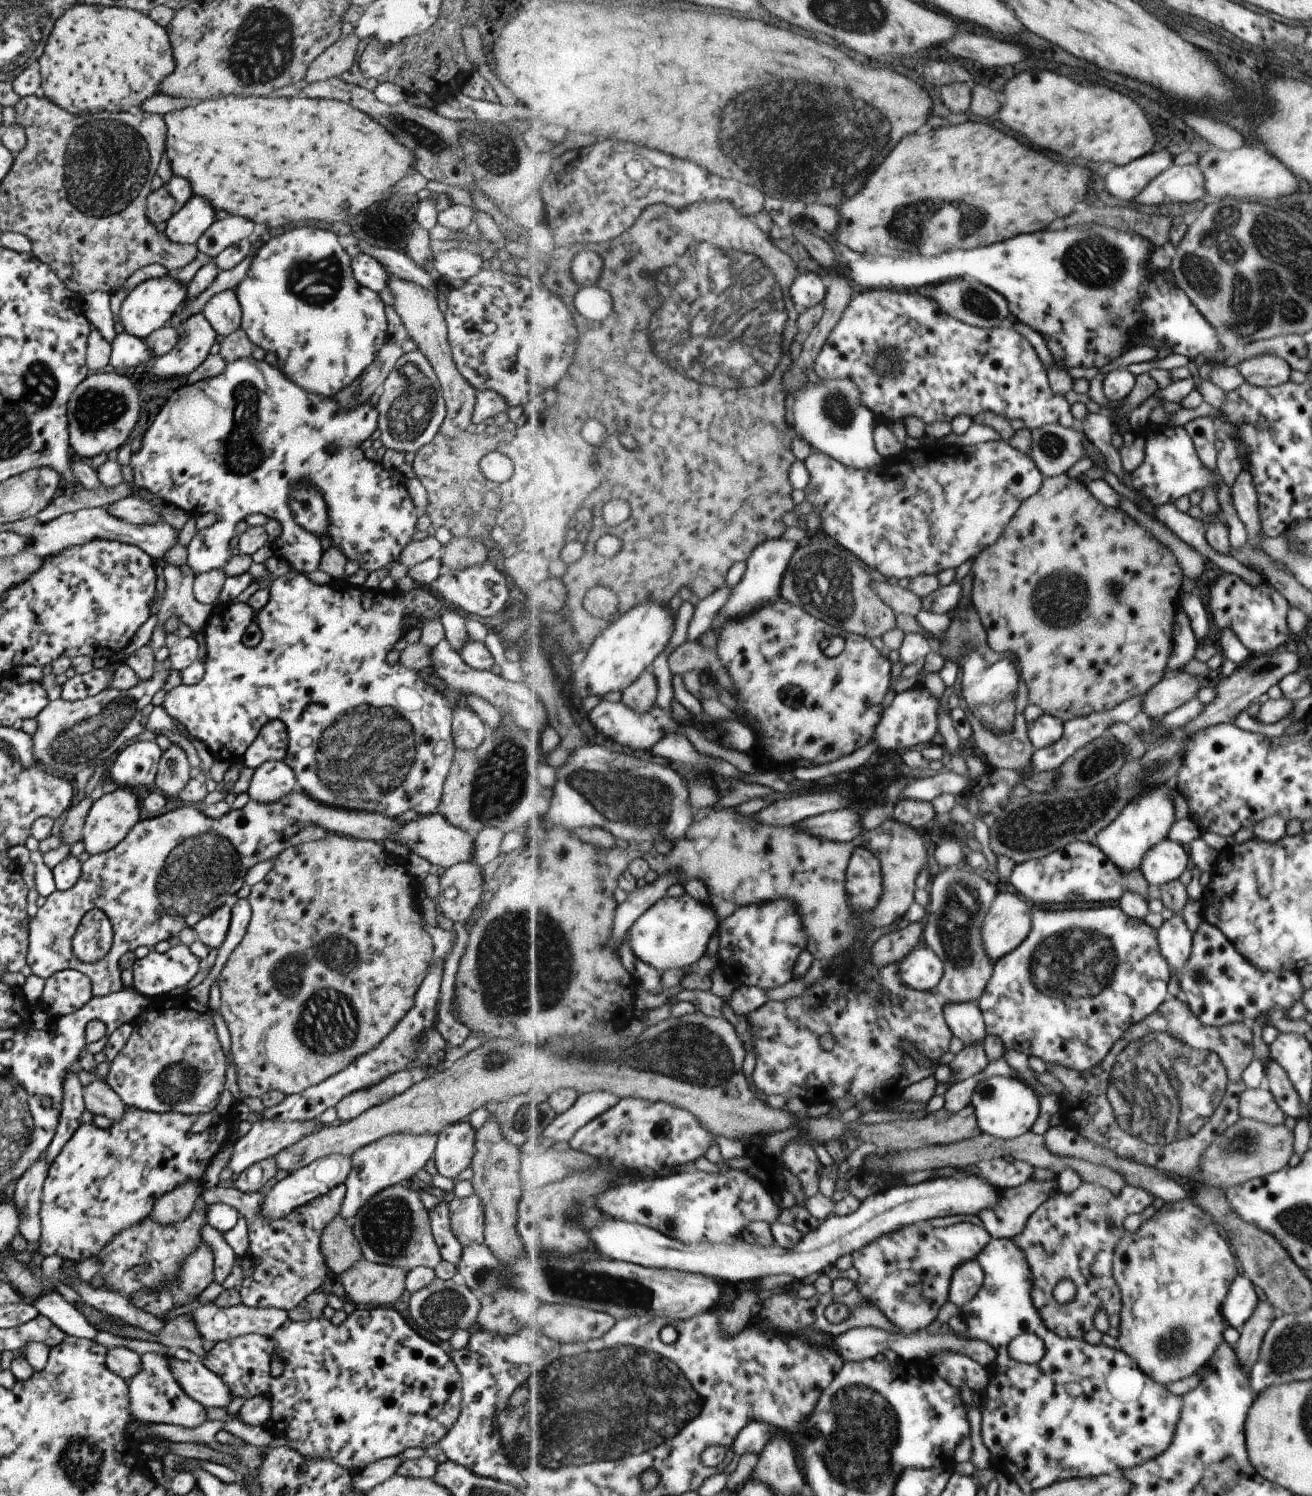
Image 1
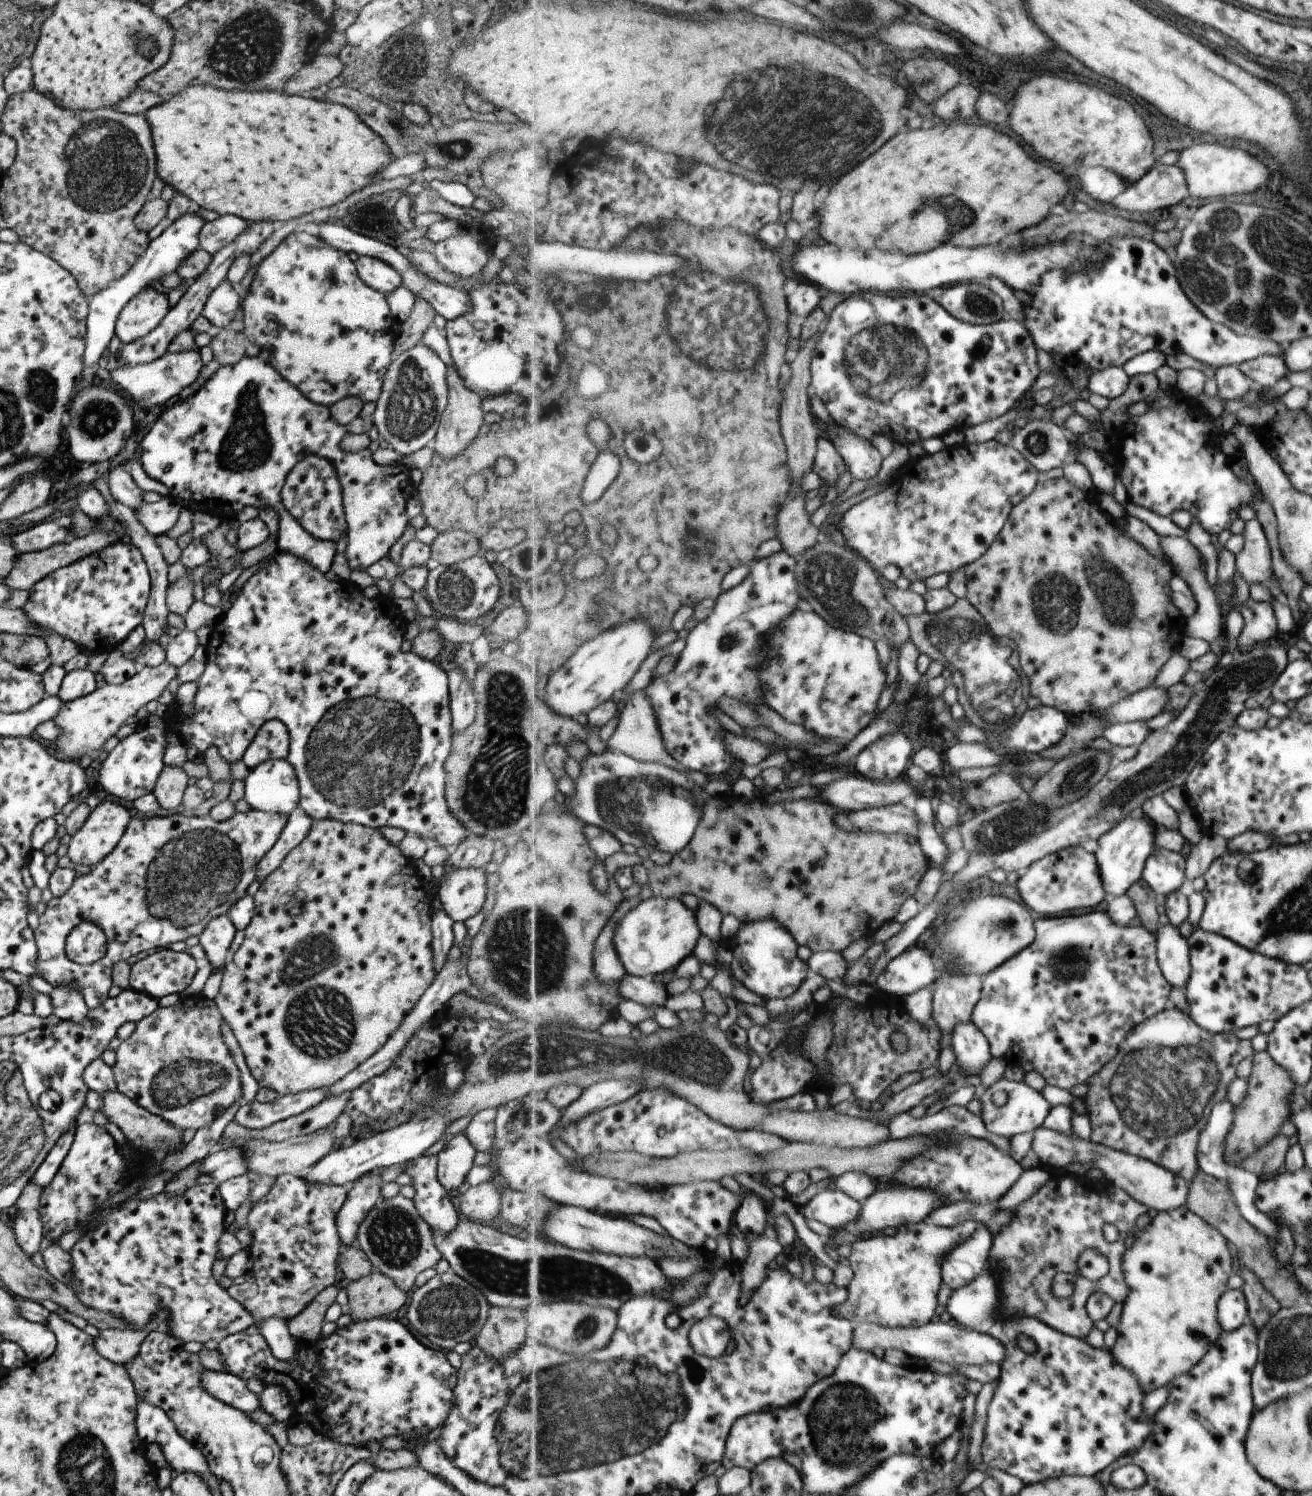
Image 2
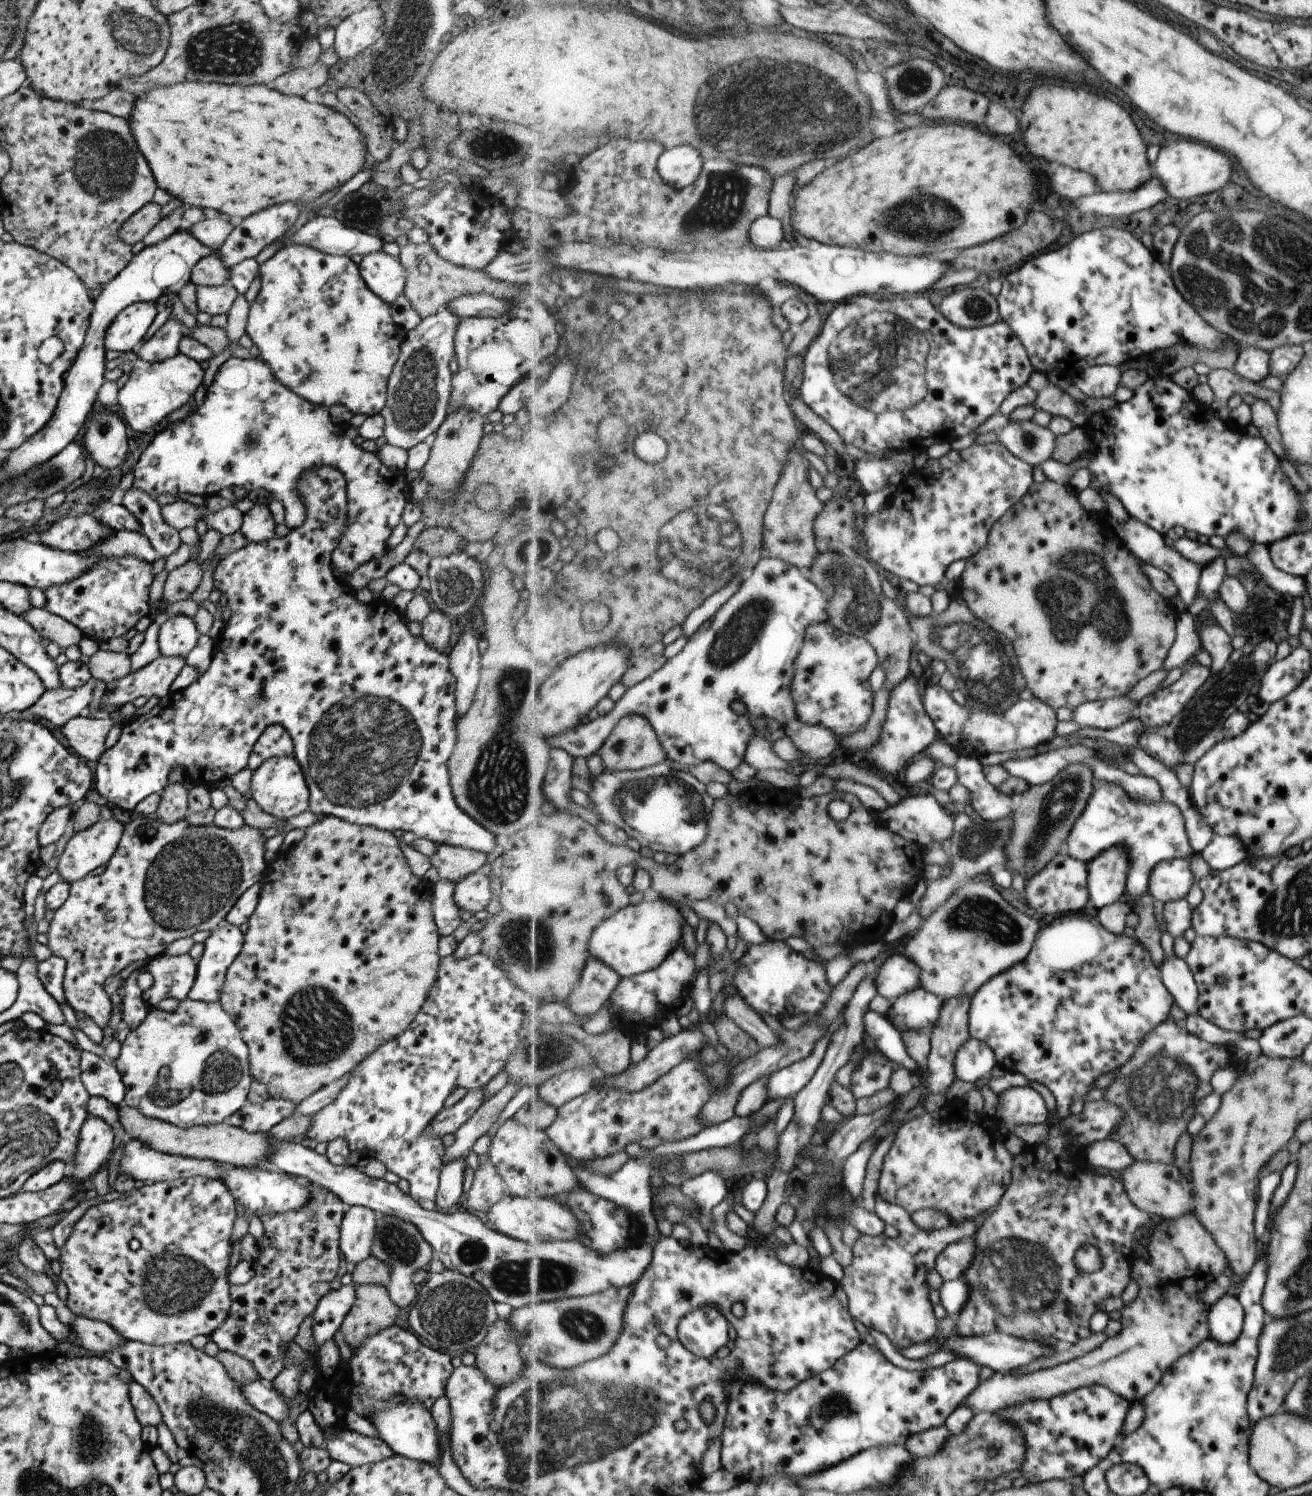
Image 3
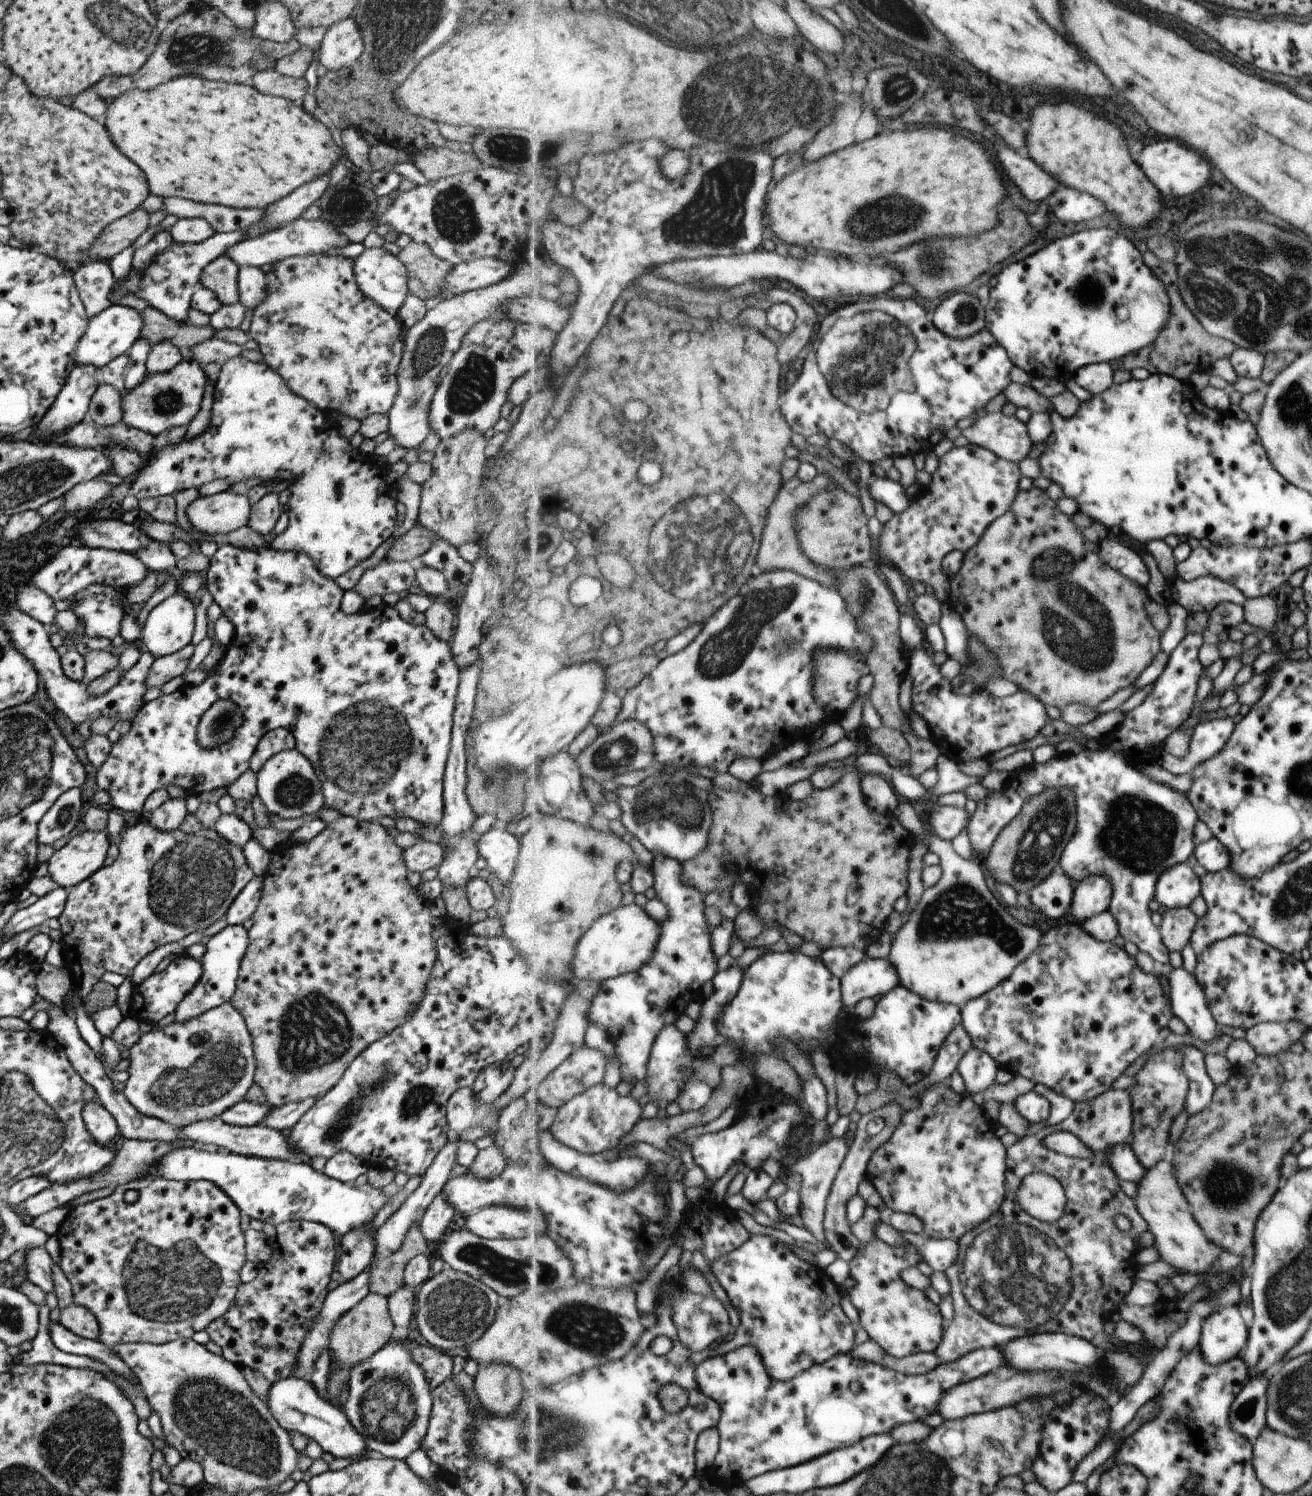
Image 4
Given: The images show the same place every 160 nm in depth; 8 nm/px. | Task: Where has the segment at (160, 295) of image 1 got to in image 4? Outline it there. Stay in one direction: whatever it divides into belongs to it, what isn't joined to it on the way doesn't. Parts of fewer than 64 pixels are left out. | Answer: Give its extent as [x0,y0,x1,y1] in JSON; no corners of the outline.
[73,304,141,368]

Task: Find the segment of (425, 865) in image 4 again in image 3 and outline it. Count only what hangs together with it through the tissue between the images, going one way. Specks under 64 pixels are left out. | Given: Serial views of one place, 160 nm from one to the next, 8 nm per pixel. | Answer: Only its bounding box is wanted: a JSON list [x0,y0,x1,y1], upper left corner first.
[428,845,485,881]

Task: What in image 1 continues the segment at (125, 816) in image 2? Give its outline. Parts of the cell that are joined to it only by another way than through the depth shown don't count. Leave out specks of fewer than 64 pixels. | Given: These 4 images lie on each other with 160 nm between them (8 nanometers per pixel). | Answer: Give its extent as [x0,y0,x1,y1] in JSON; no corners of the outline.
[81,787,140,856]

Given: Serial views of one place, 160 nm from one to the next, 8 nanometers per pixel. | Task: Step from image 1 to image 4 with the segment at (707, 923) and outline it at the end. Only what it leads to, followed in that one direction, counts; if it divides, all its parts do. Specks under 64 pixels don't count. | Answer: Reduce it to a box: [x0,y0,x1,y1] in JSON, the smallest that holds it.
[572,902,661,983]

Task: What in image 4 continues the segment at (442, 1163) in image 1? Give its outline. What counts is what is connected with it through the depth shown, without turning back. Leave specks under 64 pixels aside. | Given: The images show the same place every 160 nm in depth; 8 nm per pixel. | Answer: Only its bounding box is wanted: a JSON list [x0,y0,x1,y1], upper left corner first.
[419,1192,453,1247]

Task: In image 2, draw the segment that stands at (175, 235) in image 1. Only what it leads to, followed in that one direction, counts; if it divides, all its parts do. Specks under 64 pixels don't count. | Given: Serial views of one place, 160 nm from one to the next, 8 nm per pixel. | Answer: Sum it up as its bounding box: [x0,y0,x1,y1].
[70,212,205,402]

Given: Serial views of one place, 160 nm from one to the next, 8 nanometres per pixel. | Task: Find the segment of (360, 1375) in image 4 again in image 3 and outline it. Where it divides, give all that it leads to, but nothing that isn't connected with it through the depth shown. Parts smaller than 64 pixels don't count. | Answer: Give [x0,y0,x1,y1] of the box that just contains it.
[367,1401,441,1468]

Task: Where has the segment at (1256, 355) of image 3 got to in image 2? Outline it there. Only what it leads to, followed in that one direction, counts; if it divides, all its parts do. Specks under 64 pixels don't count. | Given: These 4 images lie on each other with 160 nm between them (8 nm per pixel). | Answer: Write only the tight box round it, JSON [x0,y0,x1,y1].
[1237,355,1287,387]

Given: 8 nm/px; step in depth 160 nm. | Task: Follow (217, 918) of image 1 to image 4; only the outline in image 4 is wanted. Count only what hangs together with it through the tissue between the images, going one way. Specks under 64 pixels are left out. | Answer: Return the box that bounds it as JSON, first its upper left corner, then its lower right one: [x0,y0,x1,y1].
[173,924,248,1022]

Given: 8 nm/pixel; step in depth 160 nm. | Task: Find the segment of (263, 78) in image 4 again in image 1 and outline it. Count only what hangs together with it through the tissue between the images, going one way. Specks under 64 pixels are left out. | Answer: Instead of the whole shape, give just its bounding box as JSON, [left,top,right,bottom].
[301,33,359,84]

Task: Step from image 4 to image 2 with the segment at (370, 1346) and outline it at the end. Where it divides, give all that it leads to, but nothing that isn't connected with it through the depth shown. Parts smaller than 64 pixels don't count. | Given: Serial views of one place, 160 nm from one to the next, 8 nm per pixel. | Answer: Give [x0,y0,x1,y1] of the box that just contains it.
[344,1268,407,1321]

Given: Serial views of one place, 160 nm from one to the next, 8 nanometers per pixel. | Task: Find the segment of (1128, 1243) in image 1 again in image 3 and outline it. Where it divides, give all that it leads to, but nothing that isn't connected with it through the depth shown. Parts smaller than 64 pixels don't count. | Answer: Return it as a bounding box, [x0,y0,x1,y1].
[965,1211,1226,1414]

